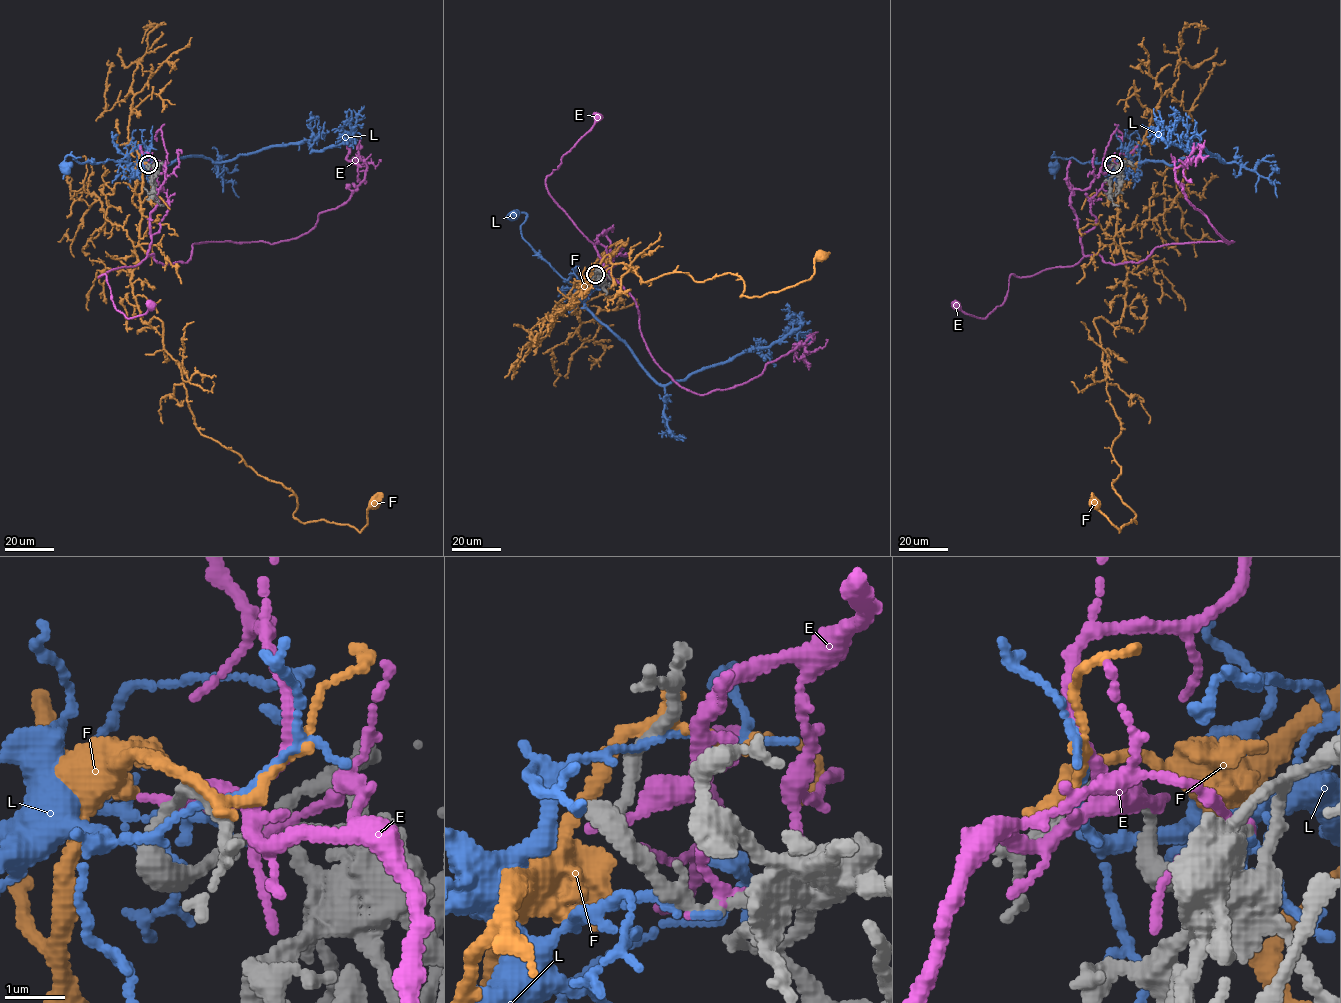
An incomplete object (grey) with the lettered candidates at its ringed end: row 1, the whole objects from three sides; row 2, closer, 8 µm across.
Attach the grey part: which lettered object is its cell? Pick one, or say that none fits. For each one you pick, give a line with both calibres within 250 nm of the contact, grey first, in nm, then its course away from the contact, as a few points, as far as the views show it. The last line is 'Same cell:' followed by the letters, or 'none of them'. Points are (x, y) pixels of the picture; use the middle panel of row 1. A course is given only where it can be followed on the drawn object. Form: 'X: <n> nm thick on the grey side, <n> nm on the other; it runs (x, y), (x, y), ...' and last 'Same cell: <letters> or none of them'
Same cell: none of them

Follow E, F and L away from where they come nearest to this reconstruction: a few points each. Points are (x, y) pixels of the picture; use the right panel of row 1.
E: (1116, 165), (1073, 190), (1083, 257), (1073, 265), (1010, 275), (1006, 299), (984, 319), (955, 304)
F: (1111, 165), (1127, 293), (1119, 322), (1093, 322), (1121, 430), (1112, 487), (1136, 523), (1119, 532), (1096, 504)
L: (1112, 165), (1130, 164), (1112, 159), (1080, 163), (1072, 157), (1051, 157), (1053, 155), (1055, 166)

